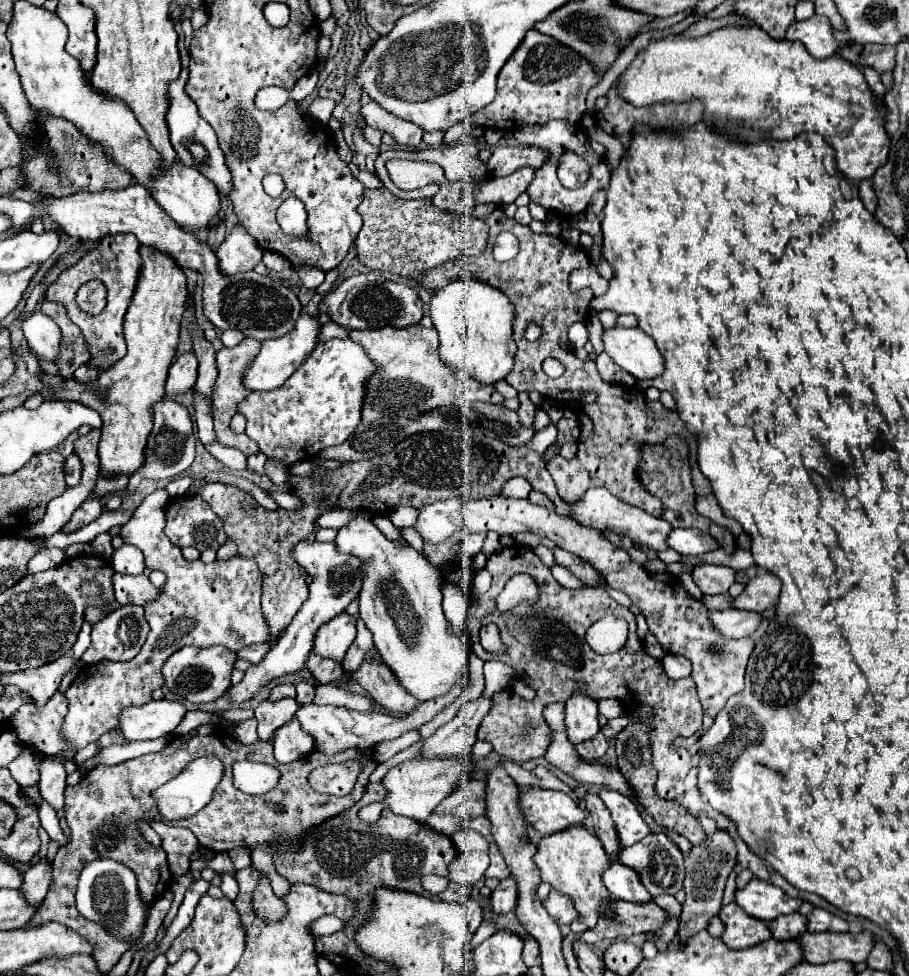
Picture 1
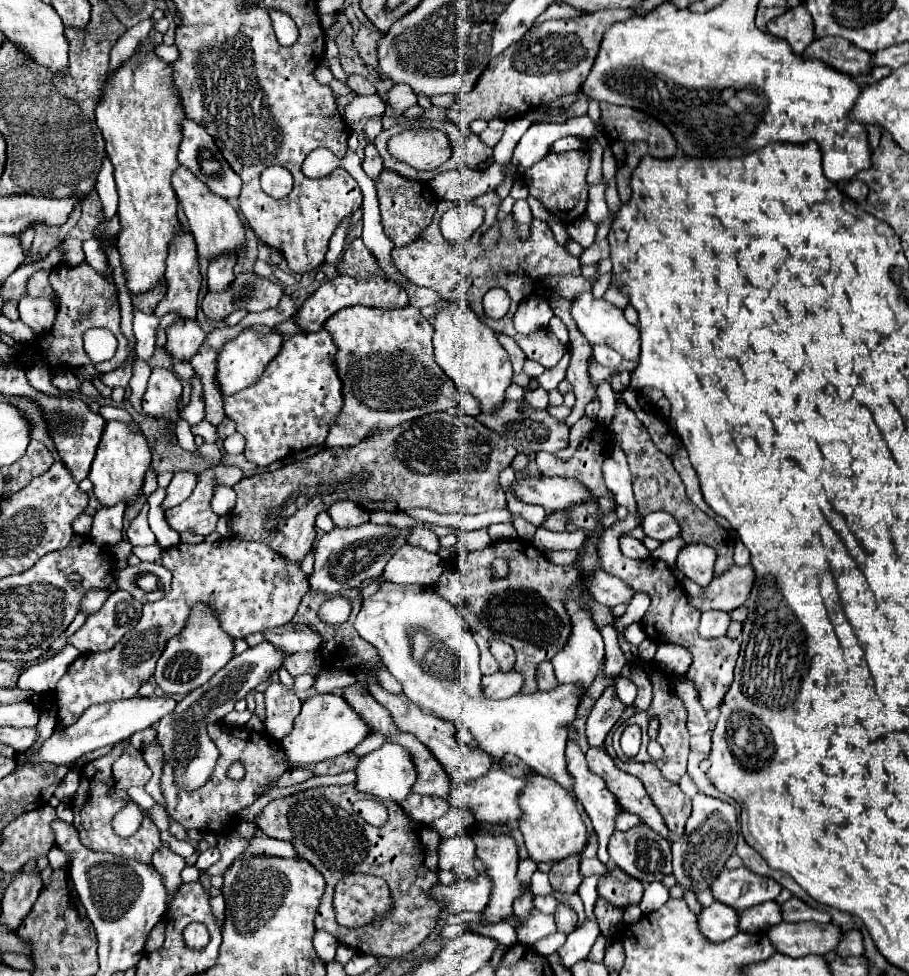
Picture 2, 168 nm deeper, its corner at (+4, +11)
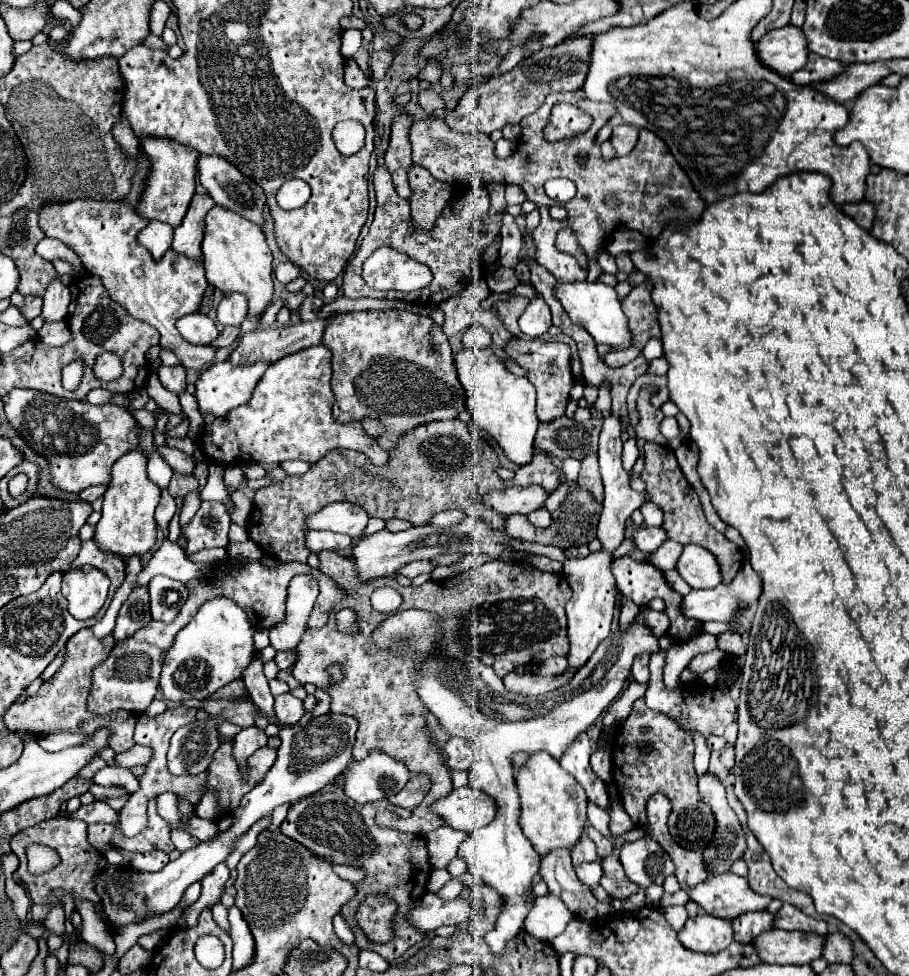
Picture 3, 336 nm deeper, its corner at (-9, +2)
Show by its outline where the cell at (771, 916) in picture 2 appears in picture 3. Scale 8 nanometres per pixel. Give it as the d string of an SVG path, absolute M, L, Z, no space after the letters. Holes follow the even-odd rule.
M750 911L732 919L734 941L736 943L750 943L756 935L772 929L772 915L768 911Z

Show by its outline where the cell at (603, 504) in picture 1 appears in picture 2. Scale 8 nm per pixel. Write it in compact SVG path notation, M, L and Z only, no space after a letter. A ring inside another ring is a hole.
M525 478L515 482L515 494L527 504L539 504L547 512L565 510L589 500L597 500L581 482L573 478Z

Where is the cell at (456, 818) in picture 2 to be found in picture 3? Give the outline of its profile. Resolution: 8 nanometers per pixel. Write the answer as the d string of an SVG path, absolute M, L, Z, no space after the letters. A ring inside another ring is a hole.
M438 827L432 833L424 835L424 841L428 845L428 855L430 855L430 865L436 869L444 869L450 859L456 857L460 843L468 835L464 831L450 831L450 827Z

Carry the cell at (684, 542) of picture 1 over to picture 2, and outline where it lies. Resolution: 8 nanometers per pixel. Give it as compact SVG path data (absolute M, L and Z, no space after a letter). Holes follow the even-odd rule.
M667 512L647 514L641 520L641 526L643 526L643 532L649 538L655 538L655 540L661 540L661 542L665 542L669 538L675 538L675 536L681 536L679 522L675 522L675 518L671 518L671 514L667 514Z

